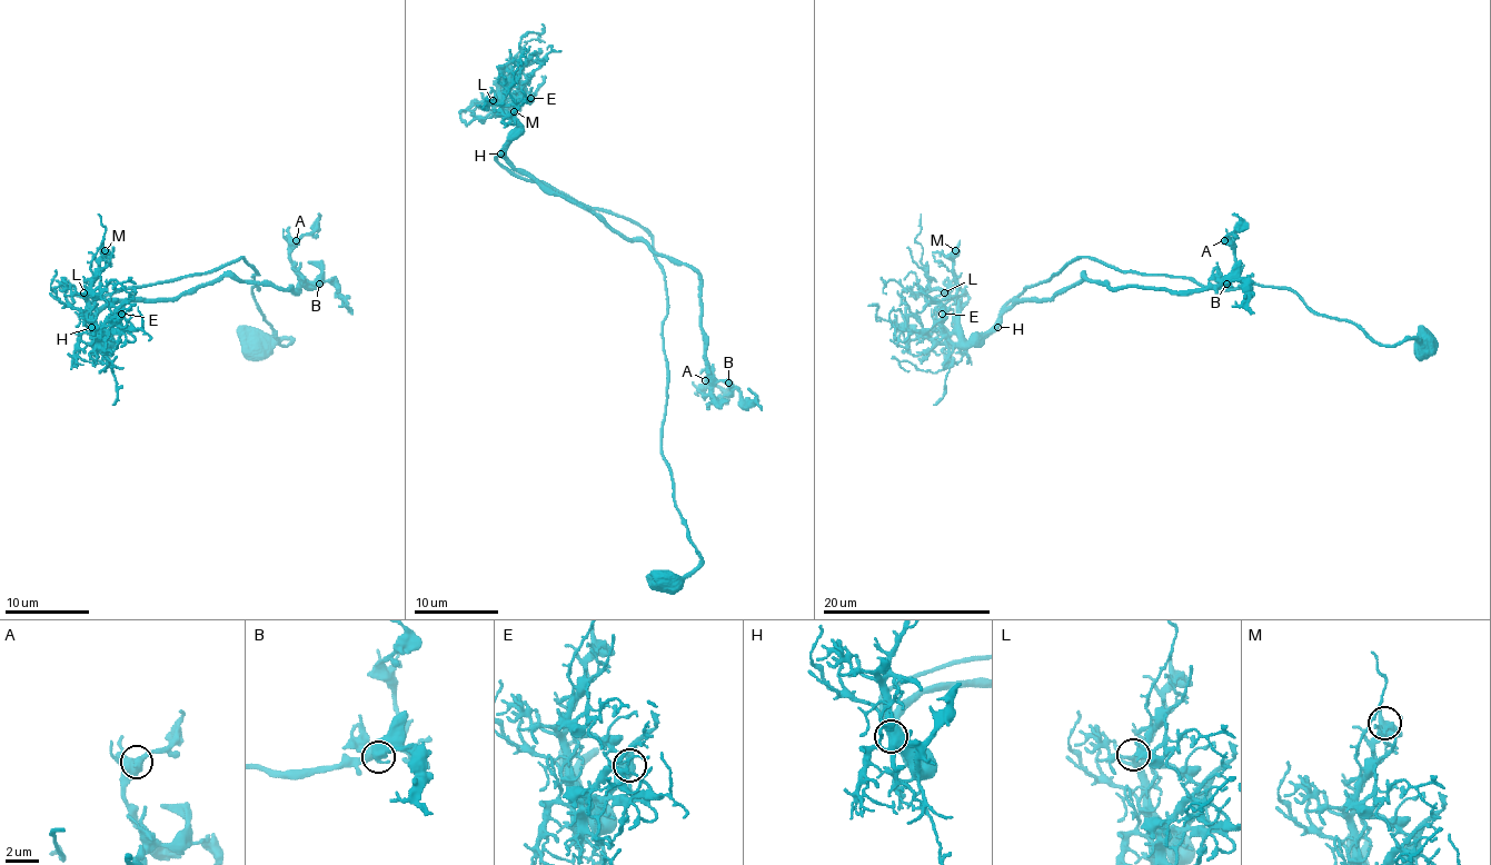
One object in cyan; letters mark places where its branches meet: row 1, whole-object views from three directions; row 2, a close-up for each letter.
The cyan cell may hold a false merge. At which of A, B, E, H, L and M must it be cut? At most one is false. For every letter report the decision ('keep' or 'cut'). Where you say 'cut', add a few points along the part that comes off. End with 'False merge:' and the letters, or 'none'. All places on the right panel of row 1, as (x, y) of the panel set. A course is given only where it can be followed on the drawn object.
A: keep
B: keep
E: keep
H: keep
L: keep
M: keep
False merge: none

